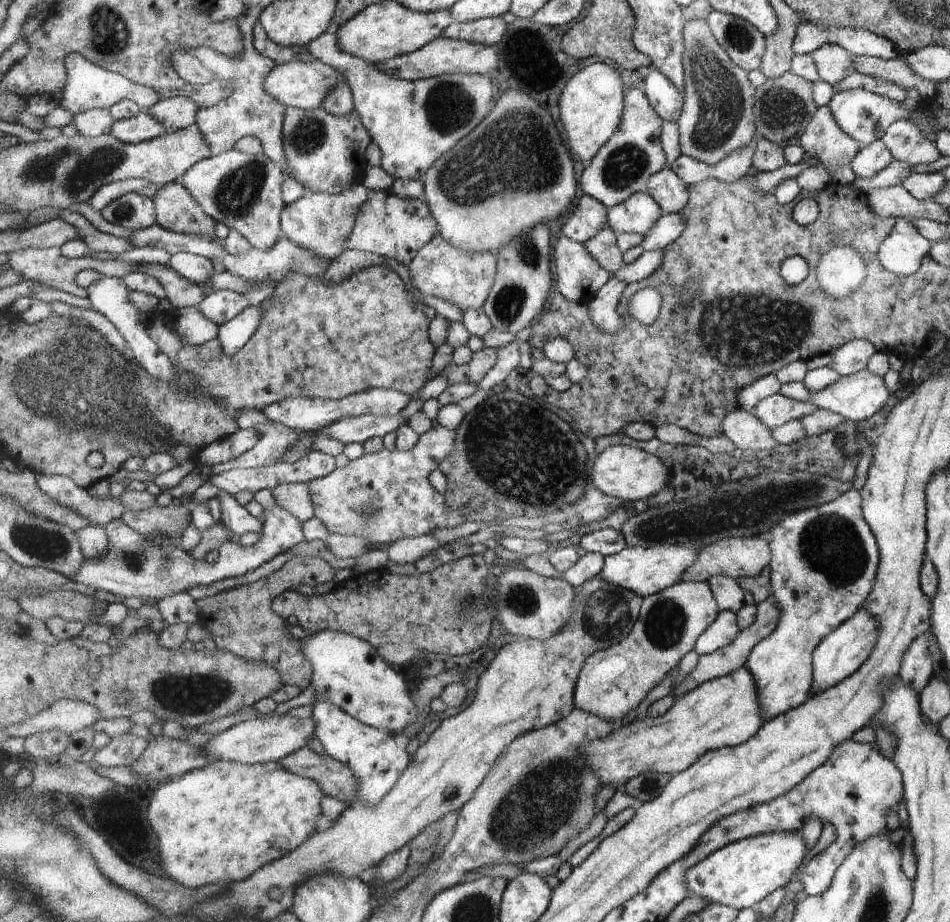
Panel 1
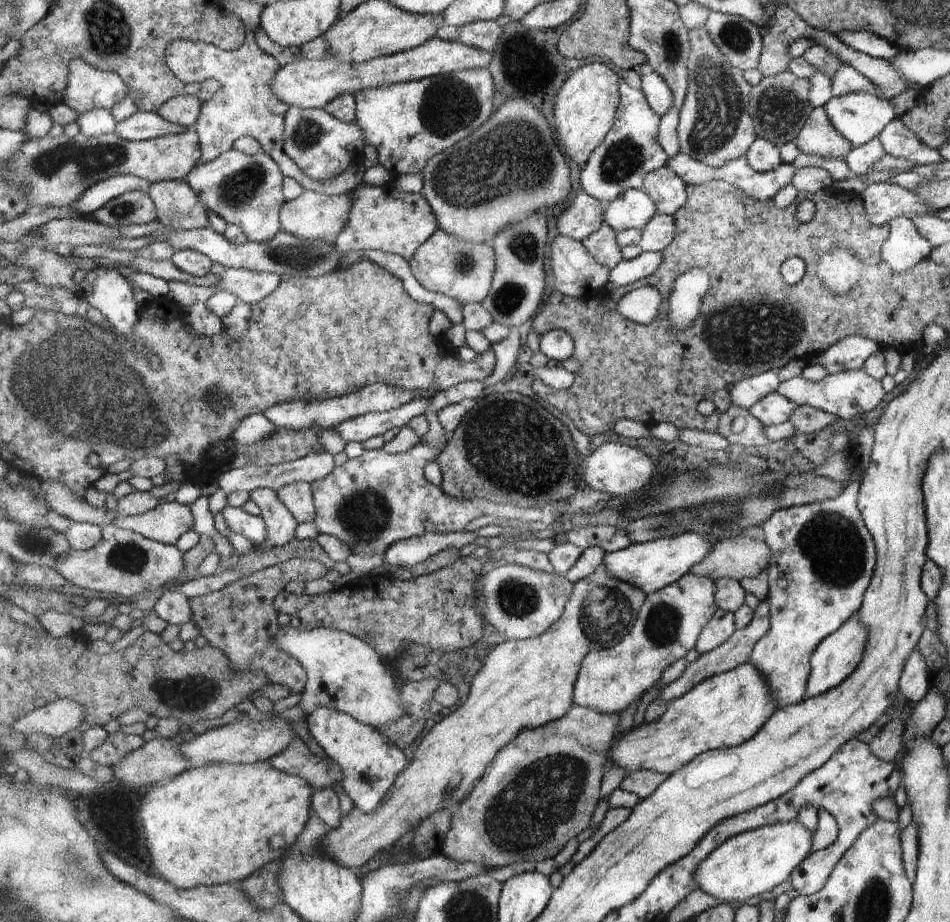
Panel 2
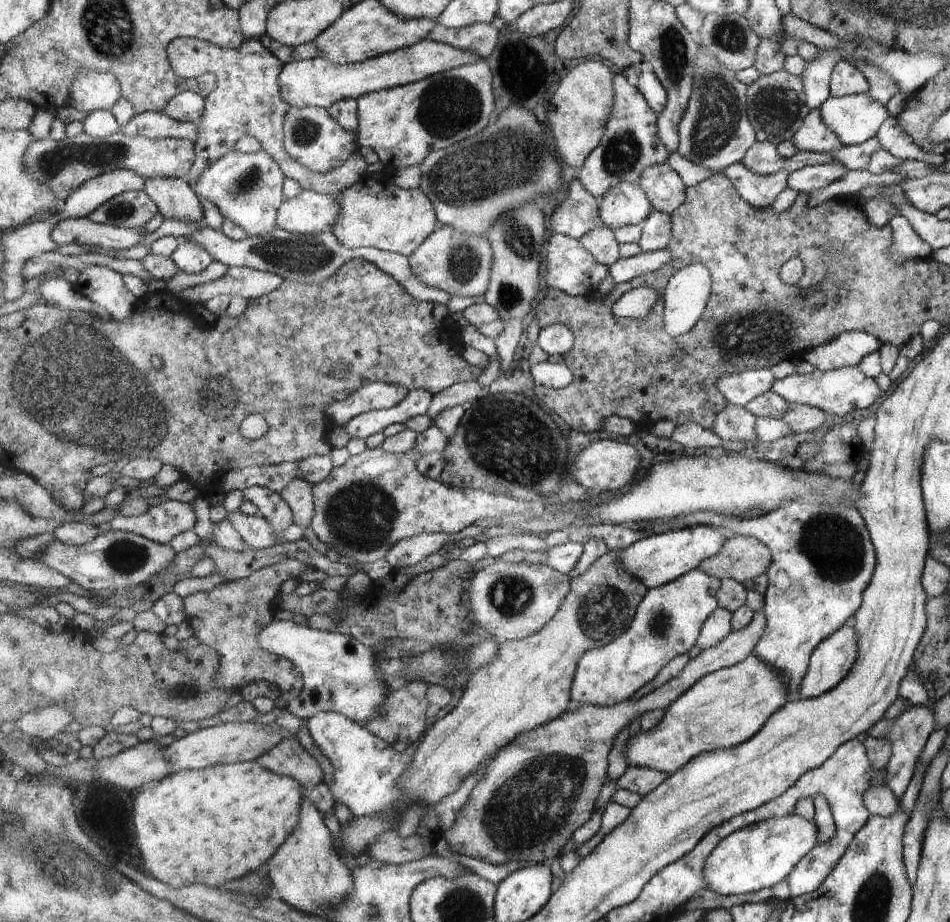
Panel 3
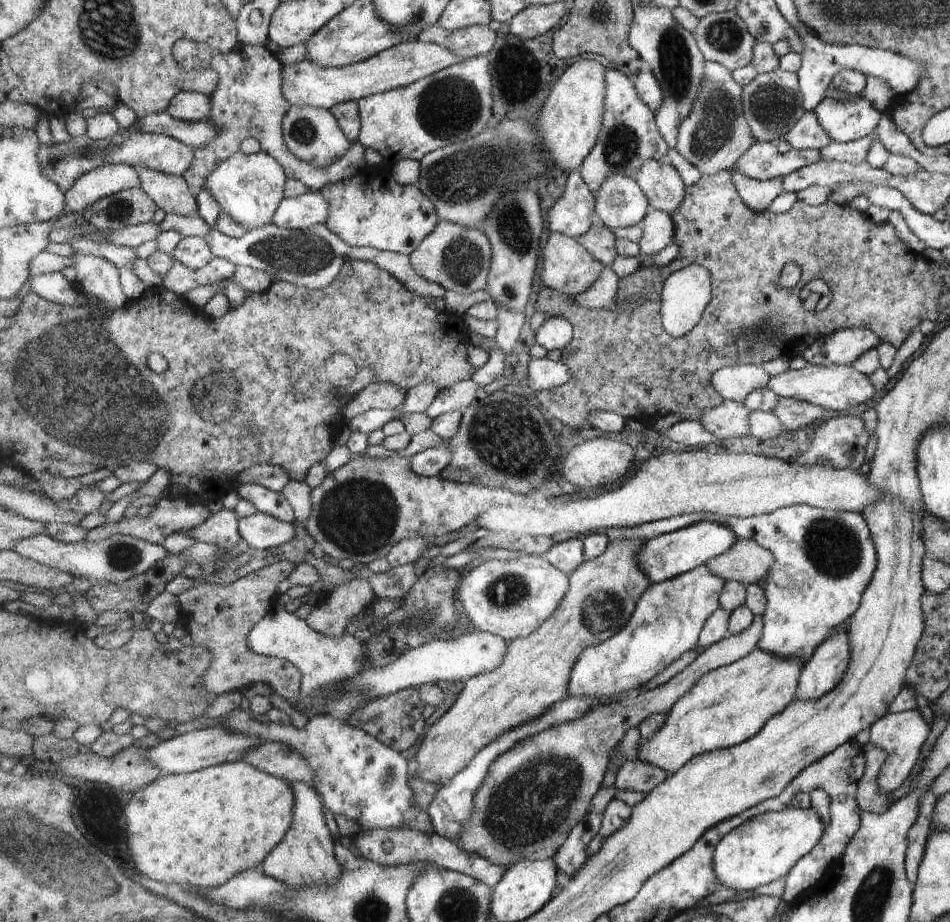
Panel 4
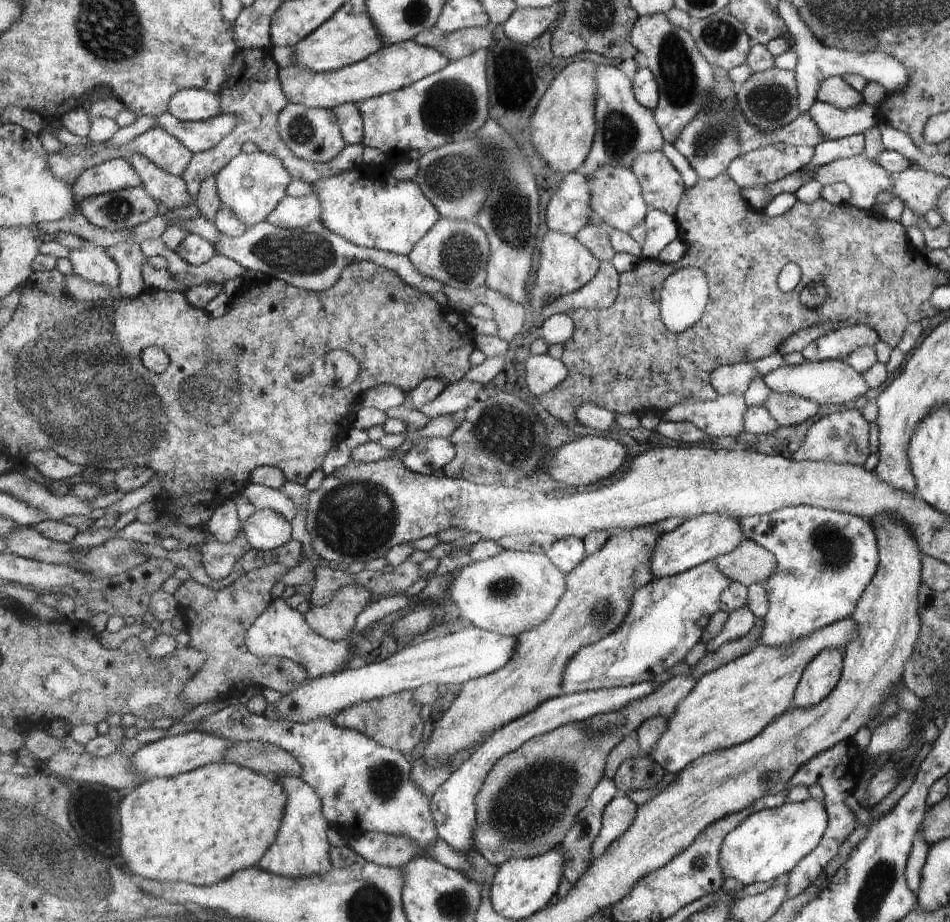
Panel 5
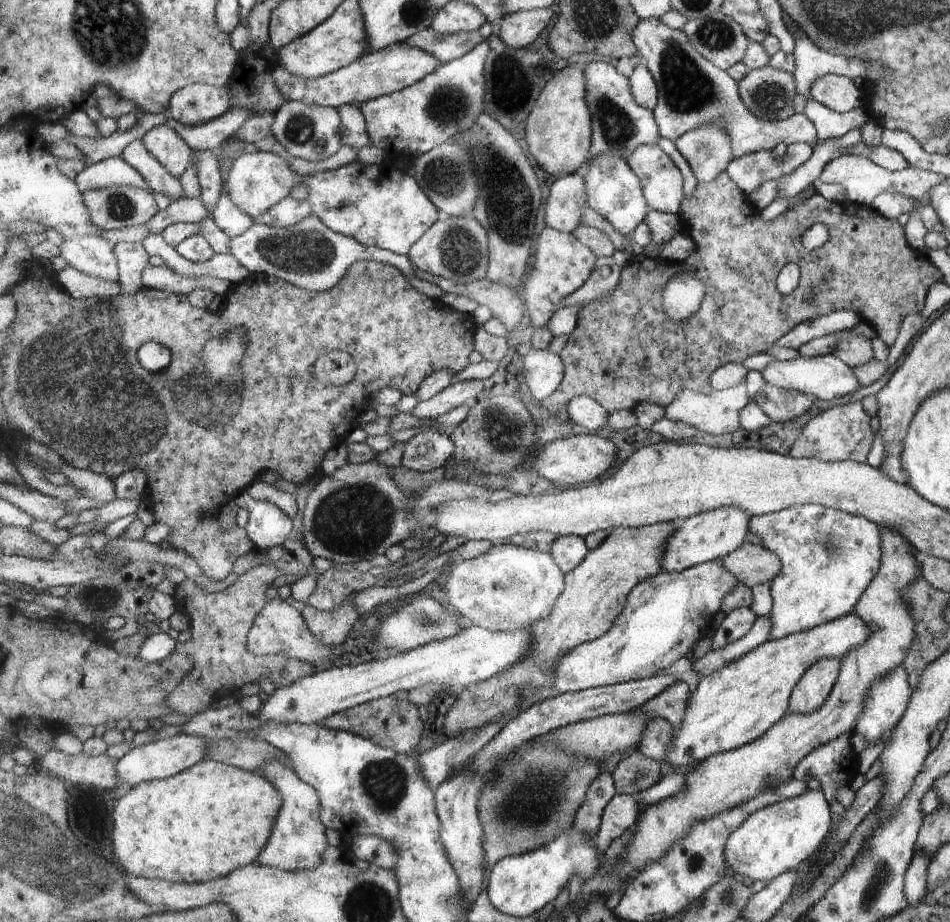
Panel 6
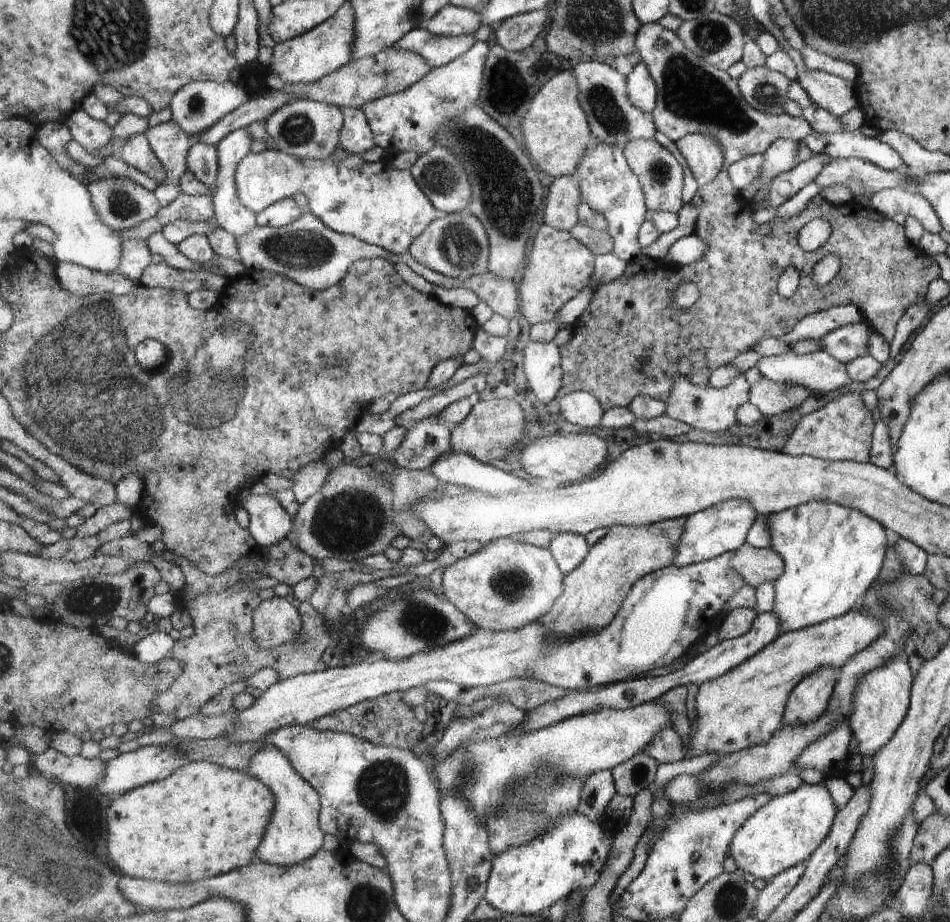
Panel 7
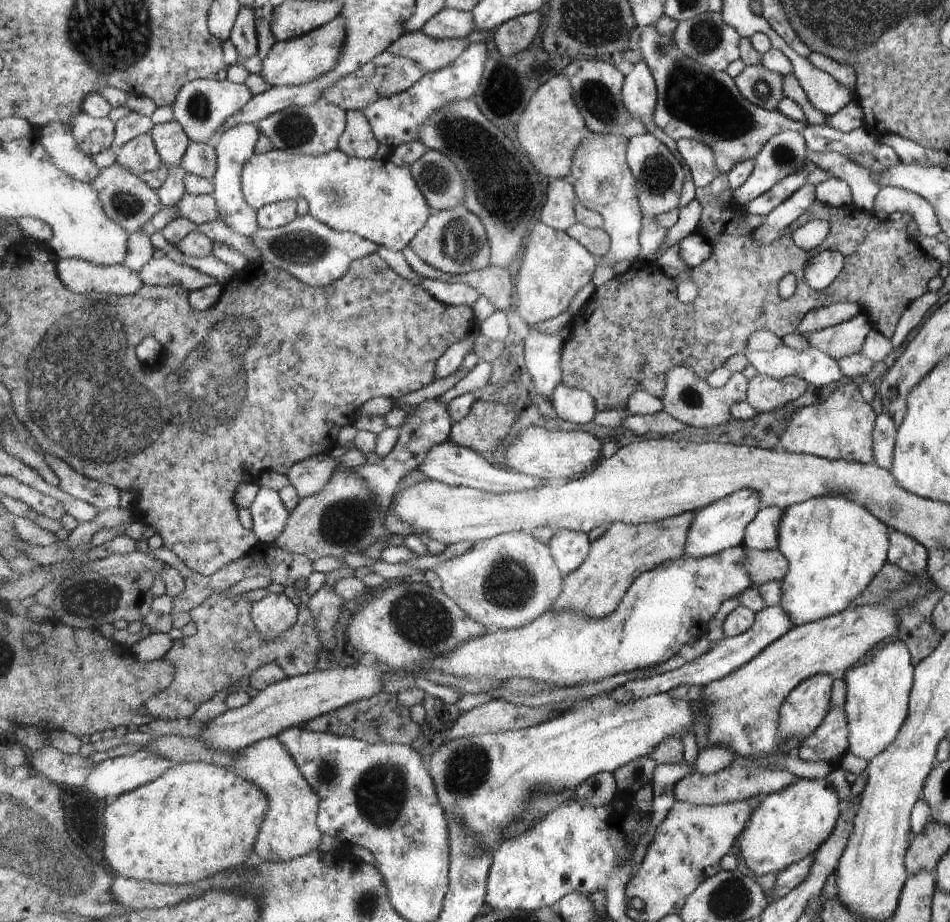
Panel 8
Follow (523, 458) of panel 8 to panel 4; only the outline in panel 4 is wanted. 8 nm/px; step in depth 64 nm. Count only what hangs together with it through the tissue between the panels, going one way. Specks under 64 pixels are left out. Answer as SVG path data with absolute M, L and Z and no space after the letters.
M594 438L586 440L568 452L567 458L561 462L561 474L564 480L577 488L597 488L612 482L619 482L619 478L625 475L629 476L631 474L629 468L635 458L637 459L636 452L629 444L611 438Z

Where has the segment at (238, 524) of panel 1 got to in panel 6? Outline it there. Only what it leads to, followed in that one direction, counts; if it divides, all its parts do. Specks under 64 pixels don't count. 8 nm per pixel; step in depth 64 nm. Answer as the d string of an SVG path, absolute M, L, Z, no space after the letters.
M245 491L236 497L240 508L249 508L251 514L245 530L257 549L269 550L281 546L289 537L293 537L291 518L271 502L259 502Z

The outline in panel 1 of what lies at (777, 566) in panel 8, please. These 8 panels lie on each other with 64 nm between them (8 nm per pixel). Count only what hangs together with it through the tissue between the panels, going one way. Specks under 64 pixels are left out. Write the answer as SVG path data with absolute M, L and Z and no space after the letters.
M766 537L721 539L700 548L697 562L683 574L680 582L705 582L711 576L753 578L768 566L769 560L770 550Z

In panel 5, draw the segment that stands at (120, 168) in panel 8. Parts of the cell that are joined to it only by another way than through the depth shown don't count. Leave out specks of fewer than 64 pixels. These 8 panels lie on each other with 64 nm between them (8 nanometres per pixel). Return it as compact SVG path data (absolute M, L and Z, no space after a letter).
M143 187L107 192L80 203L88 222L109 231L131 229L153 220L157 208L158 200Z

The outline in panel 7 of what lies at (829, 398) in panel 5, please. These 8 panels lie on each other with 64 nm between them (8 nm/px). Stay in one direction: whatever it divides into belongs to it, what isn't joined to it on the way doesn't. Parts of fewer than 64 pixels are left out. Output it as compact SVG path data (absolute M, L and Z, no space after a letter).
M789 349L783 354L779 354L779 356L759 358L757 362L759 364L755 364L755 368L759 371L761 377L779 384L797 384L797 386L807 388L815 394L827 394L853 383L845 372L844 364L820 350L813 352L813 354L799 355Z

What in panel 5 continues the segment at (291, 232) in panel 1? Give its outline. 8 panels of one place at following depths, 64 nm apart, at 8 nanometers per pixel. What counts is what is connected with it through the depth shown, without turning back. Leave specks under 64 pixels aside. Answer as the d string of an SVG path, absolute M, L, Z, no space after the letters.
M315 194L303 197L285 197L283 202L273 210L267 223L282 229L305 228L311 222L321 219L321 200Z

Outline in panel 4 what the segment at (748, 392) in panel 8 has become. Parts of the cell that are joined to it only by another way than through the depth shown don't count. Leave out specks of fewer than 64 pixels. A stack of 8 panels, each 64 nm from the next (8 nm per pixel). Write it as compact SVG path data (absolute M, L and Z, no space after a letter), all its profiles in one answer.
M779 397L772 413L787 431L794 431L813 423L822 412L822 408L808 402Z

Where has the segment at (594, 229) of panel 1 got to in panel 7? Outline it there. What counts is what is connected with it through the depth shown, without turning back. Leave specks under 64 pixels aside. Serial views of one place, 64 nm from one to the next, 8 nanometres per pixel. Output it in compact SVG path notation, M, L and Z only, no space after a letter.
M575 176L557 177L549 188L544 222L560 231L571 232L579 224L577 206L583 202Z

